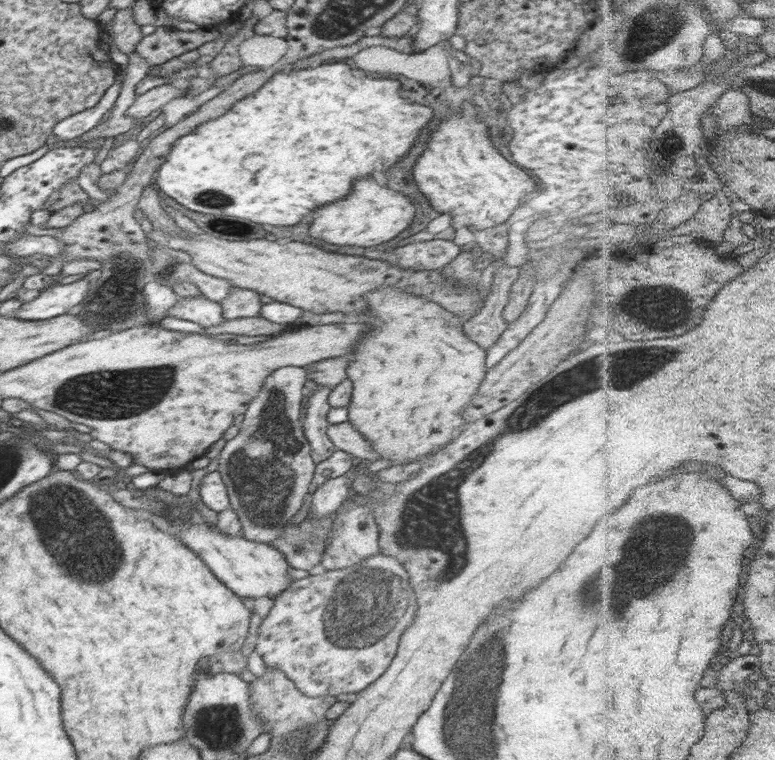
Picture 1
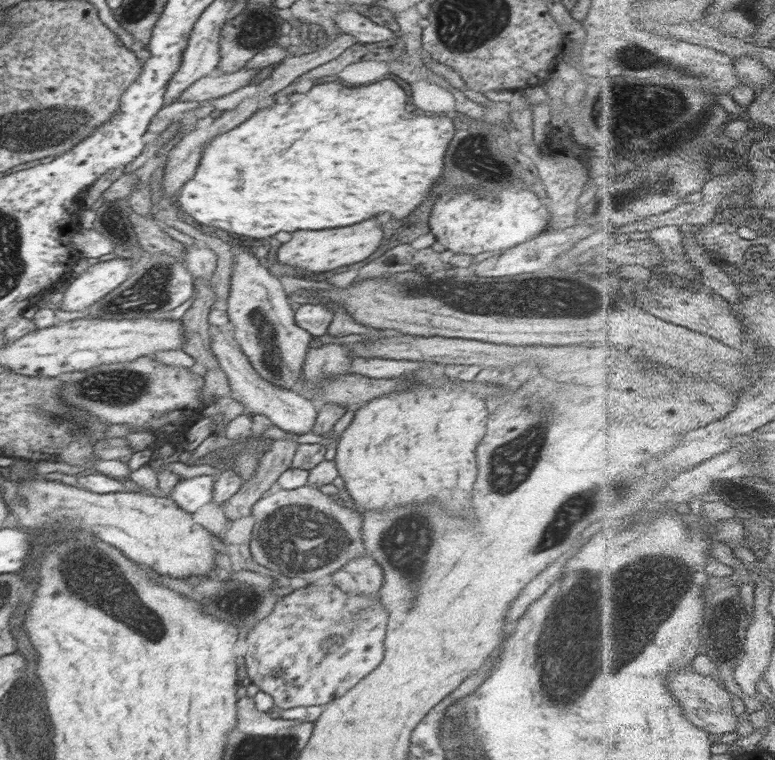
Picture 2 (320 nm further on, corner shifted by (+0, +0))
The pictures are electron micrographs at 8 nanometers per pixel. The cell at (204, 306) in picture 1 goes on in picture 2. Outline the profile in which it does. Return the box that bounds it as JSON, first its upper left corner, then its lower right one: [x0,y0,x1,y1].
[211,328,318,435]

